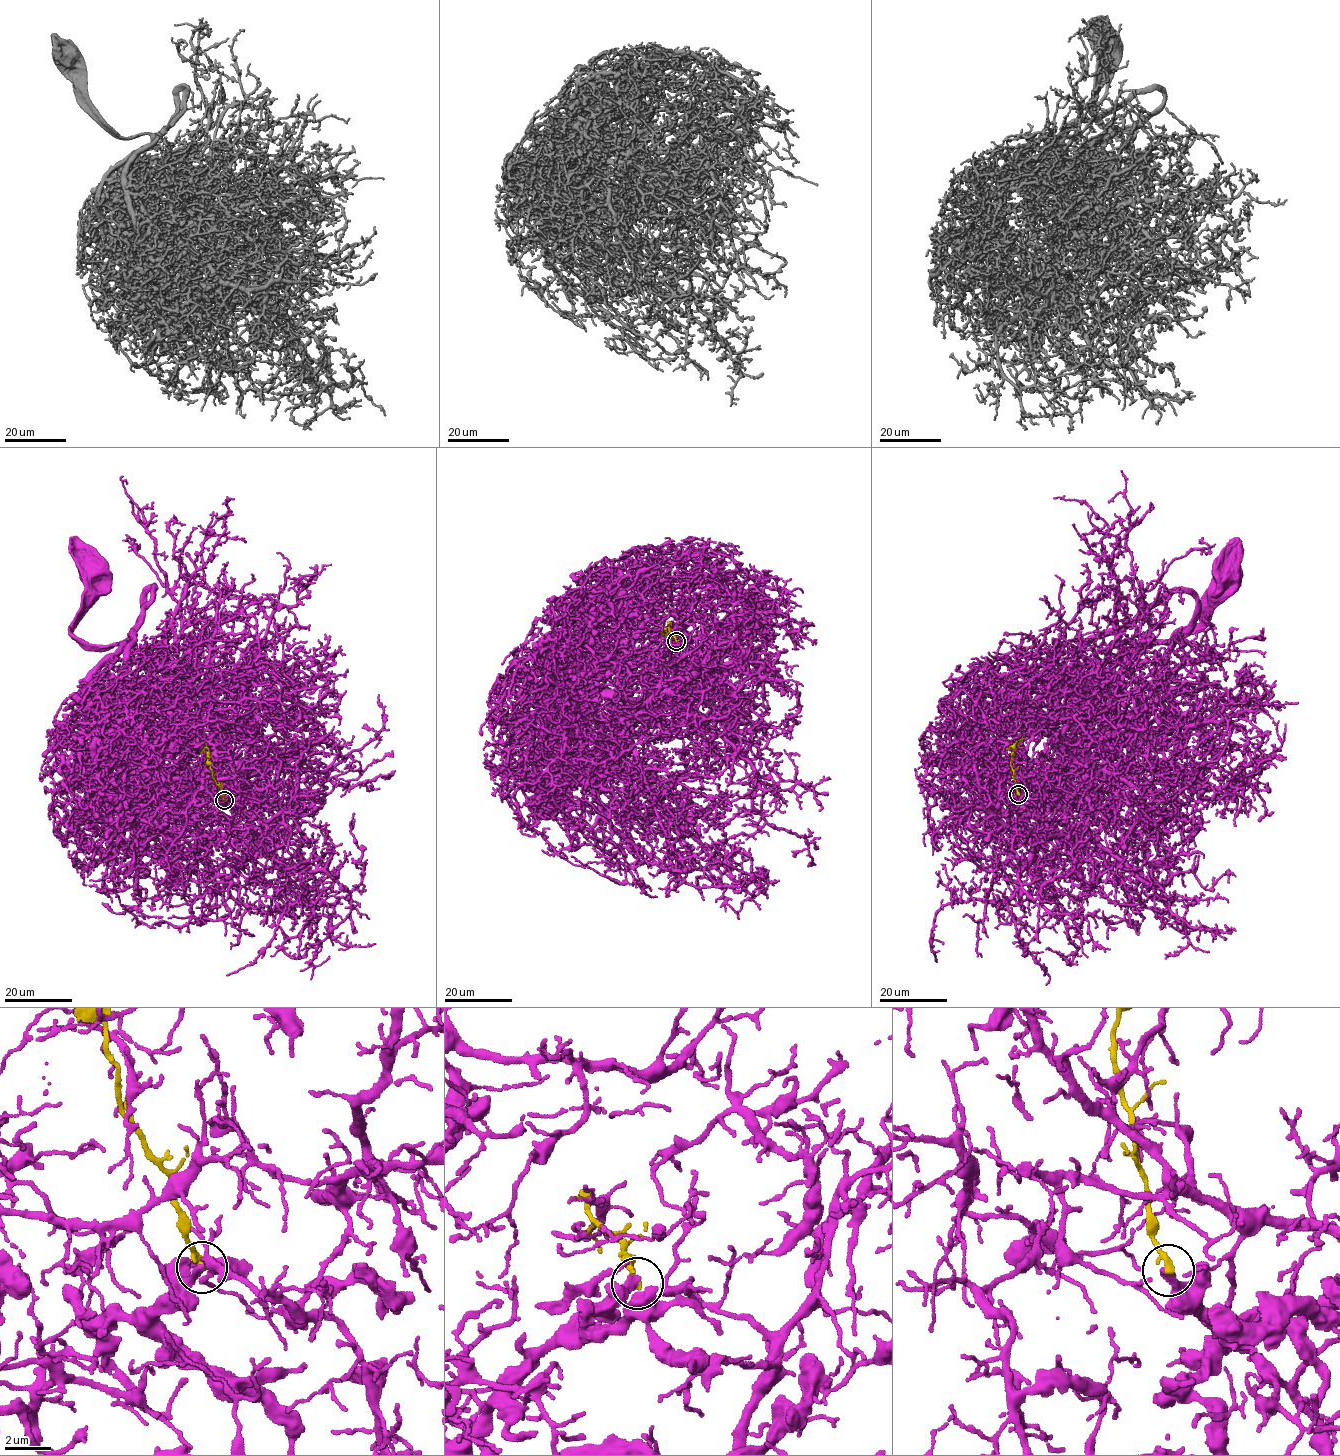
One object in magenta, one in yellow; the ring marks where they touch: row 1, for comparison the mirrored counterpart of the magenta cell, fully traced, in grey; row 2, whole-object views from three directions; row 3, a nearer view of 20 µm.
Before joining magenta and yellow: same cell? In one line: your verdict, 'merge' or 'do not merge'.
do not merge

